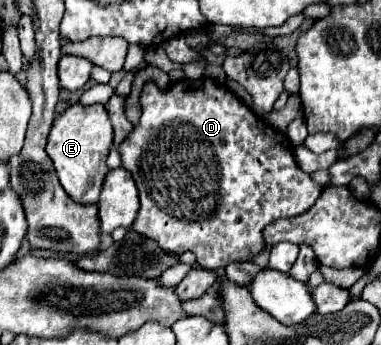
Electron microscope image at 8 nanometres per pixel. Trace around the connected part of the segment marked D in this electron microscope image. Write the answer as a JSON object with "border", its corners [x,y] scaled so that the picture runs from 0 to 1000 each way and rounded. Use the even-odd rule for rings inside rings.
{"border":[[[533,220],[533,226],[517,226],[517,232],[480,226],[480,232],[454,238],[433,261],[417,261],[412,243],[386,238],[375,249],[375,261],[370,261],[370,342],[349,365],[339,394],[307,423],[307,435],[318,446],[318,481],[344,499],[344,510],[349,510],[349,522],[360,533],[360,551],[365,551],[370,597],[365,597],[365,626],[354,632],[354,649],[344,655],[344,667],[365,672],[370,684],[386,684],[386,690],[407,696],[417,707],[417,719],[428,719],[428,730],[449,730],[449,736],[480,736],[491,725],[507,730],[512,748],[517,748],[517,765],[528,777],[543,777],[543,783],[585,777],[591,765],[606,765],[617,754],[659,754],[659,748],[669,748],[696,719],[690,661],[717,638],[795,620],[801,609],[811,609],[832,586],[832,574],[843,568],[843,551],[848,551],[837,533],[827,533],[816,522],[816,510],[806,499],[795,499],[780,481],[774,452],[769,452],[764,406],[743,383],[732,383],[727,371],[717,371],[711,359],[701,359],[696,348],[669,336],[669,325],[659,325],[591,243],[559,232],[554,220]]]}

